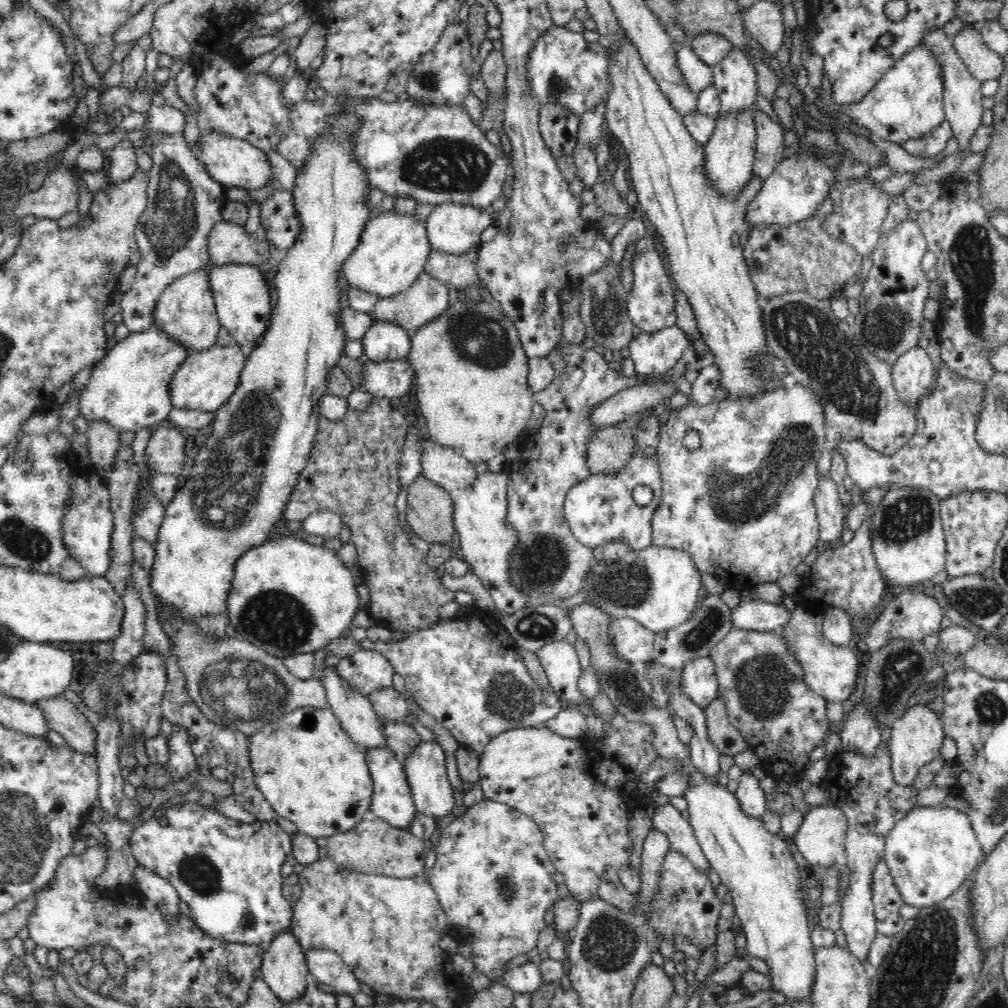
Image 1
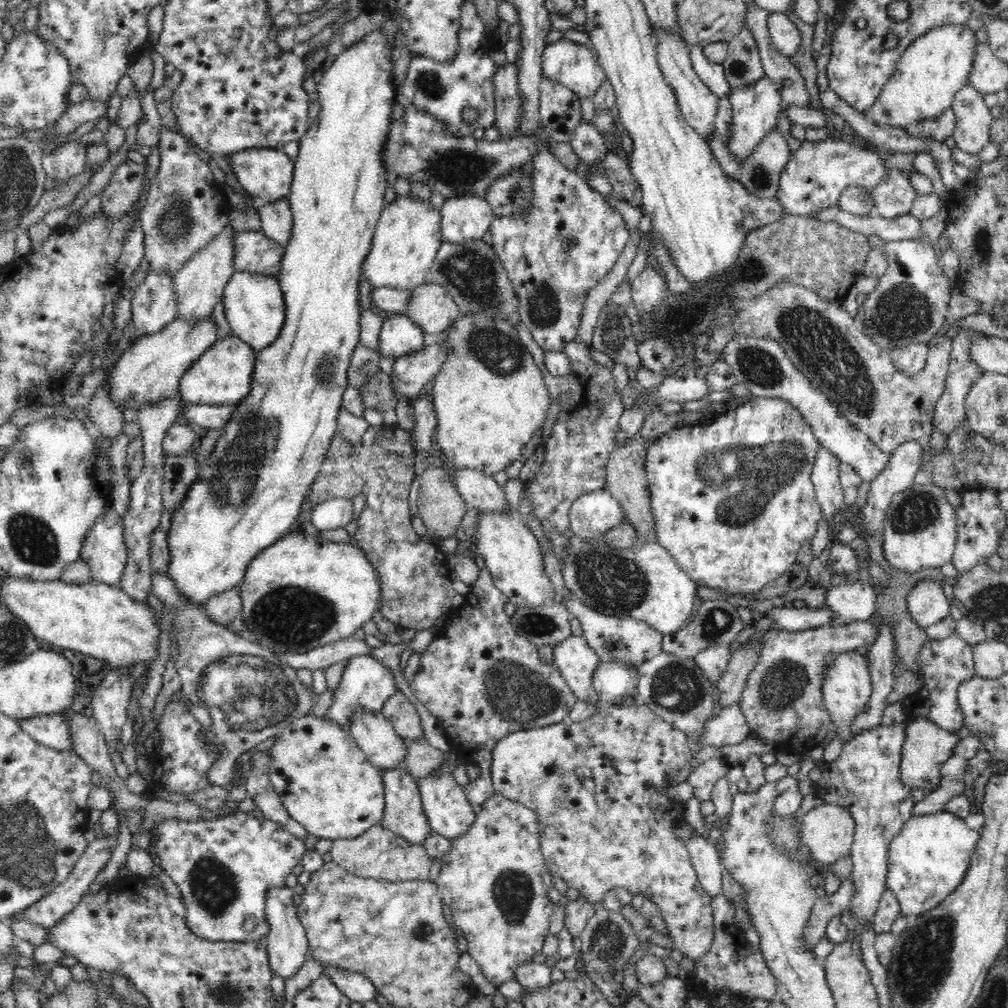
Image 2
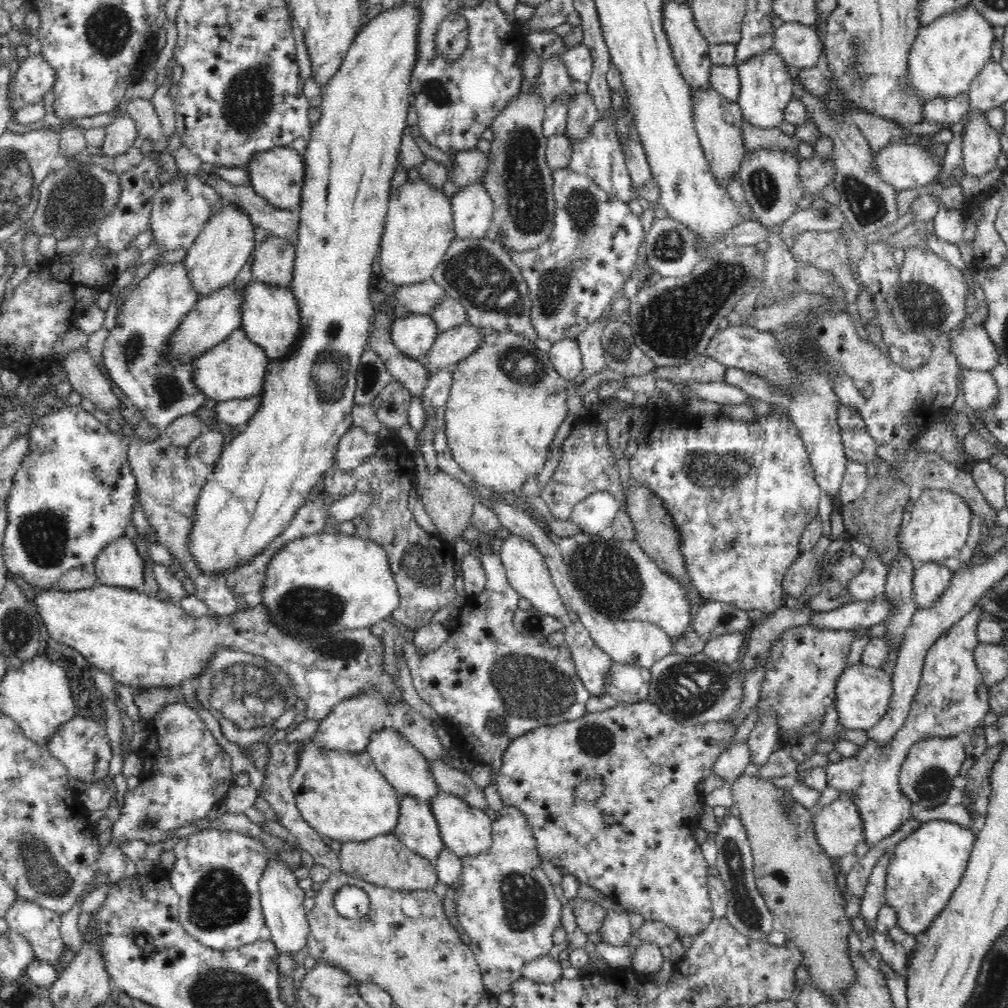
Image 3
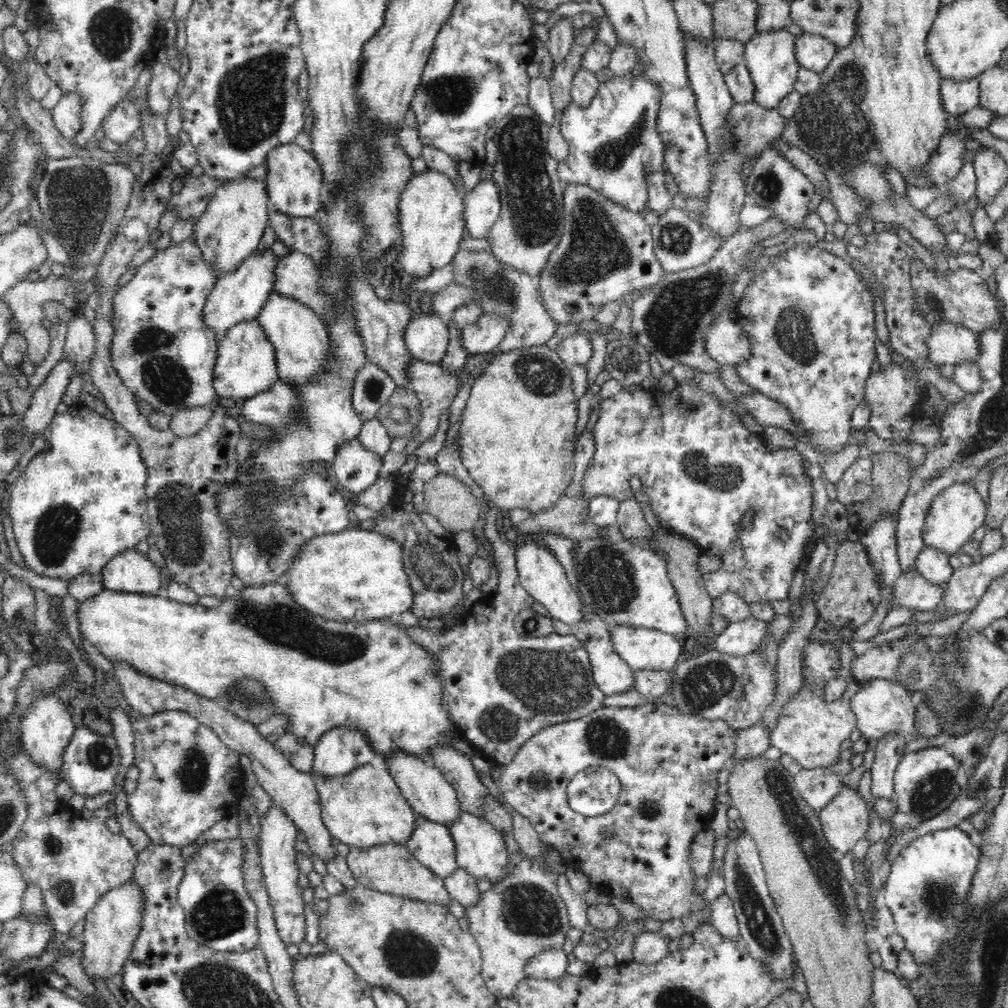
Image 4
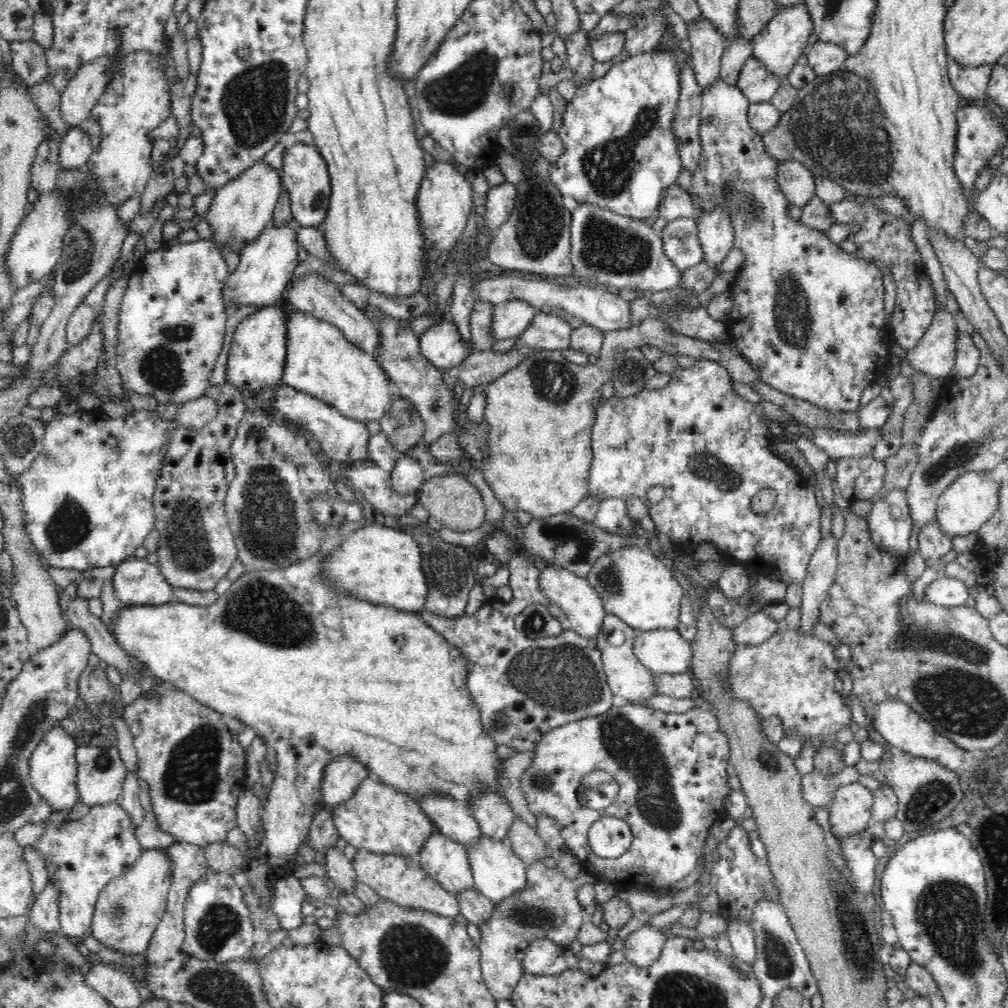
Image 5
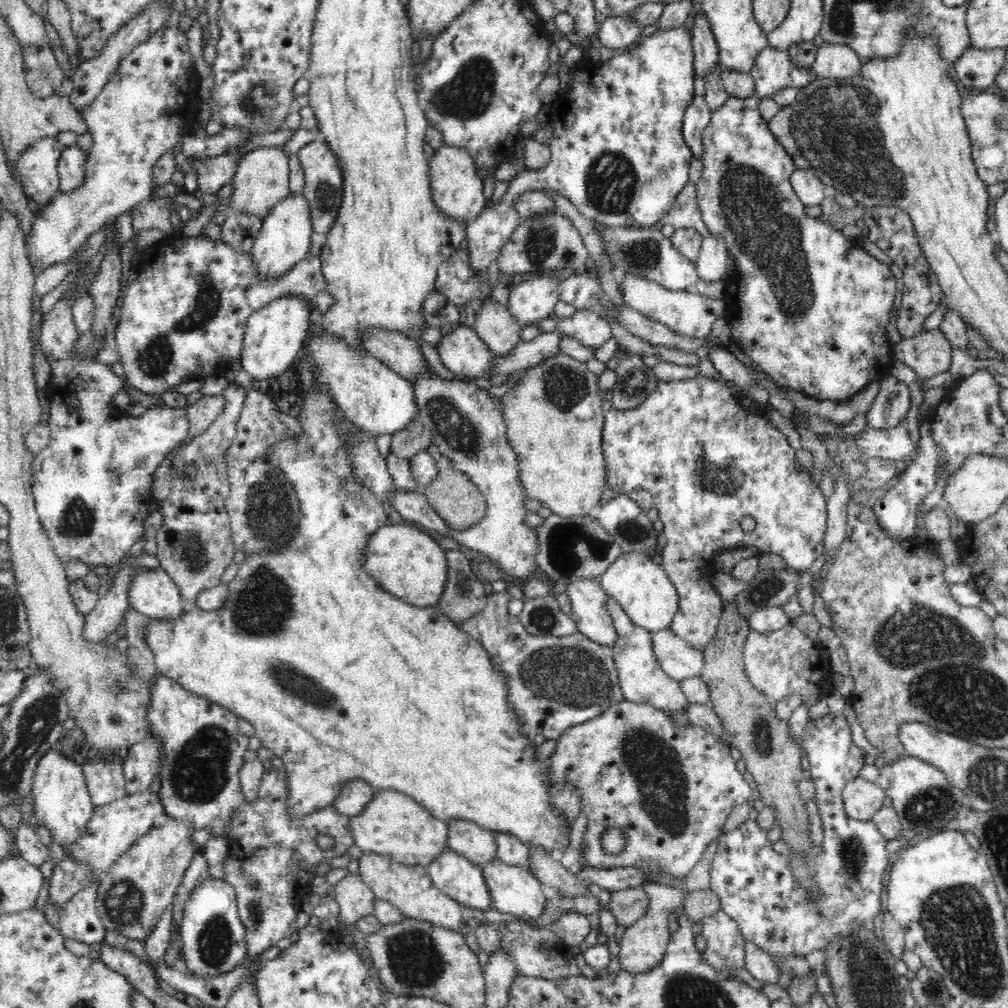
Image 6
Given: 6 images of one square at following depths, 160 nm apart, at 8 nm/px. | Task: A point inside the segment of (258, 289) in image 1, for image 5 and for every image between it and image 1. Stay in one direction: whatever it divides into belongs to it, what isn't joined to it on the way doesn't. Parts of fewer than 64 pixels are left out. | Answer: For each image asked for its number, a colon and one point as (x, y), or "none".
2: (254, 306)
3: (270, 318)
4: (300, 338)
5: (320, 361)

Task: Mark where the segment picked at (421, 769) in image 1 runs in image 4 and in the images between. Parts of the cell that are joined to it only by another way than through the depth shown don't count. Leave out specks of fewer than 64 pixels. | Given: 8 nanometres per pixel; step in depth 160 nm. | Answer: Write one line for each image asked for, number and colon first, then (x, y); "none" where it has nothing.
2: (445, 803)
3: (465, 830)
4: (479, 847)

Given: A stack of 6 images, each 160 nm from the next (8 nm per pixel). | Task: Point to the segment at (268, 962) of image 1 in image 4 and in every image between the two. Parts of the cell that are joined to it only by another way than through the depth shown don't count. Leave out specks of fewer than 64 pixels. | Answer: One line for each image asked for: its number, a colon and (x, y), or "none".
2: (288, 947)
3: (282, 900)
4: (278, 855)

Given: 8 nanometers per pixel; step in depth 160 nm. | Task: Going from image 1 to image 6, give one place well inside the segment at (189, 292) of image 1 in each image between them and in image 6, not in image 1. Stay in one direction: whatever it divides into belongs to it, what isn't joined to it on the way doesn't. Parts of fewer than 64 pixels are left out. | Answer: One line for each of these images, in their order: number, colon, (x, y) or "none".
2: (199, 285)
3: (224, 245)
4: (229, 231)
5: (240, 211)
6: (261, 180)

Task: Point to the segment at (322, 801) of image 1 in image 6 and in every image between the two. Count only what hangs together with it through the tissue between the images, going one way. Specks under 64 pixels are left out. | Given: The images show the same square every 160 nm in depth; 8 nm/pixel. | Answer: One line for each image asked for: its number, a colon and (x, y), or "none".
2: (324, 780)
3: (343, 796)
4: (366, 807)
5: (379, 818)
6: (393, 824)

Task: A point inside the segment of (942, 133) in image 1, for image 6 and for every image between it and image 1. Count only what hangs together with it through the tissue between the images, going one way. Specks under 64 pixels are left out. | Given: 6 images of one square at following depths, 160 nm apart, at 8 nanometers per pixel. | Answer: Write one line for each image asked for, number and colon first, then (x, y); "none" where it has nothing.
2: (940, 129)
3: (946, 111)
4: (957, 98)
5: (970, 83)
6: (977, 69)

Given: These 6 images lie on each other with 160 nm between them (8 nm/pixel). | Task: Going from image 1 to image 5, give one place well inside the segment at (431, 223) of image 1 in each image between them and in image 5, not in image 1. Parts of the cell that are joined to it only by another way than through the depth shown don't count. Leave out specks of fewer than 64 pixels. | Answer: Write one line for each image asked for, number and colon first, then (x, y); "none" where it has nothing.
2: (468, 217)
3: (472, 207)
4: (482, 205)
5: (500, 199)

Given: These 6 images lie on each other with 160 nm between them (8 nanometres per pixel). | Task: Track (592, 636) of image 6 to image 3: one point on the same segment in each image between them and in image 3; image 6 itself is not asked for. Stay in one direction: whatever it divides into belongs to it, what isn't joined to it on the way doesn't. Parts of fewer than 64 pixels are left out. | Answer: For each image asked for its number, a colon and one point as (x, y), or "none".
3: (527, 572)
4: (544, 578)
5: (582, 605)

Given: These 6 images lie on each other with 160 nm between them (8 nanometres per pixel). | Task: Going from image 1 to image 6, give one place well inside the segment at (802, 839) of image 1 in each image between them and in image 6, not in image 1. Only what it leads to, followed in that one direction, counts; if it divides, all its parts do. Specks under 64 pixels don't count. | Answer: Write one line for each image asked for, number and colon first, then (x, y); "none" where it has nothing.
2: (828, 830)
3: (838, 826)
4: (845, 820)
5: (850, 812)
6: (862, 799)

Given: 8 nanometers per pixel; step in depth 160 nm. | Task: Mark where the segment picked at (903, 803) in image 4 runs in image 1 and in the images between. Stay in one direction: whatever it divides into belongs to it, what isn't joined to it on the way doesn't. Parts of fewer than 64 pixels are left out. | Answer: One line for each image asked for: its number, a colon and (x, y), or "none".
1: (916, 738)
2: (927, 747)
3: (932, 765)

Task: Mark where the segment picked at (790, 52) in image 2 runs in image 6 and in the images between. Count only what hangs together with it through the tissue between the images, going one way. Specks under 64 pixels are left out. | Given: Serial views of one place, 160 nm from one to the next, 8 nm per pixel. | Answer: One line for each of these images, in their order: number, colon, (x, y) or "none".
3: (798, 45)
4: (814, 52)
5: (824, 58)
6: (832, 60)

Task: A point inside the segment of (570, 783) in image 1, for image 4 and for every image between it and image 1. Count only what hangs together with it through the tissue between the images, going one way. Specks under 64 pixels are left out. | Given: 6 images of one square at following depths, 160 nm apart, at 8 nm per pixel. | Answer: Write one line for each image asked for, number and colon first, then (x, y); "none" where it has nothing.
2: (600, 788)
3: (637, 847)
4: (667, 762)

